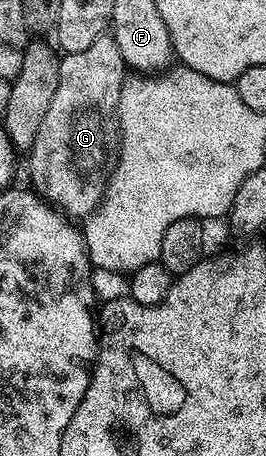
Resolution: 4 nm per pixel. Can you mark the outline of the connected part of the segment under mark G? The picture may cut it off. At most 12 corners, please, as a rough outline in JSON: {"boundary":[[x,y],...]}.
{"boundary":[[111,33],[60,59],[26,158],[73,220],[103,197],[126,67]]}

